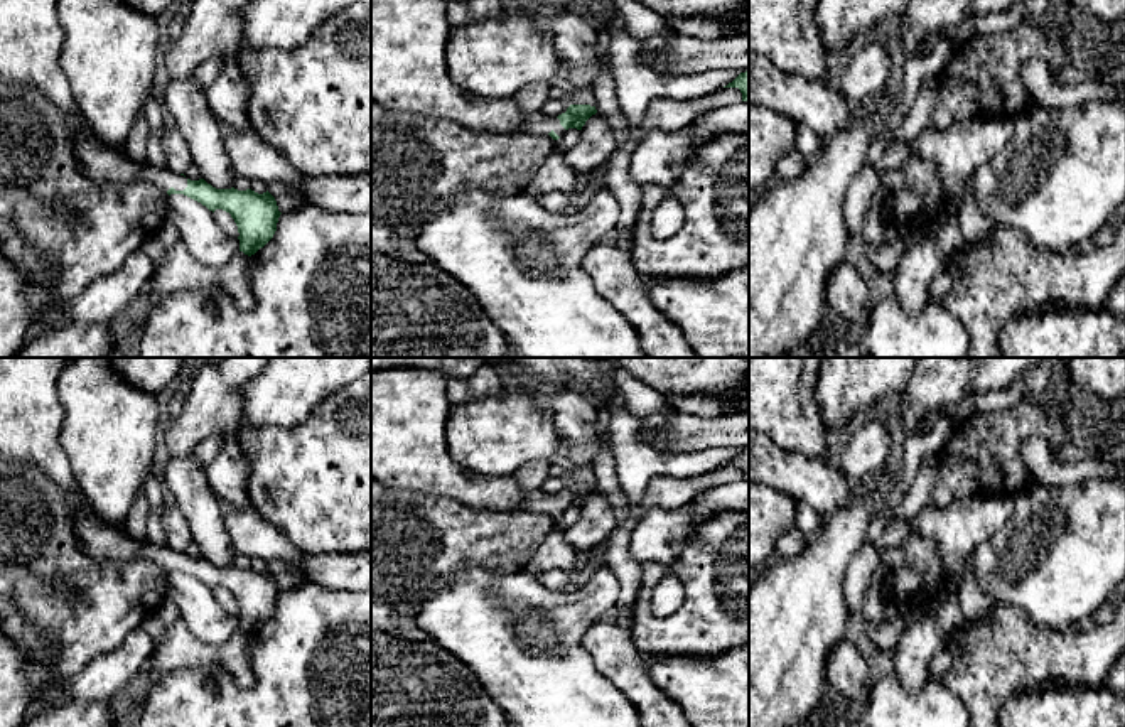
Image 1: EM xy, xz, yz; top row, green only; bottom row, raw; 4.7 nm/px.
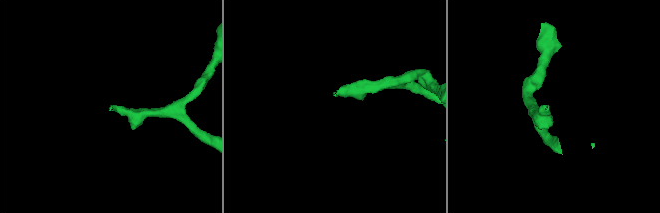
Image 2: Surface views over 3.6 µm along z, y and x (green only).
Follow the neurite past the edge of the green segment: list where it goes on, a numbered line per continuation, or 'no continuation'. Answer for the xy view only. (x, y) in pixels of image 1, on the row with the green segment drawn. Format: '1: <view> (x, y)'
1: xy (31, 34)

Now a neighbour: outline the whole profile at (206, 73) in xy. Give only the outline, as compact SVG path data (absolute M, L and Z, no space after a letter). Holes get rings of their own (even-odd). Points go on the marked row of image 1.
M219 56L207 57L194 69L191 78L202 88L209 89L219 76L223 62L224 61Z

